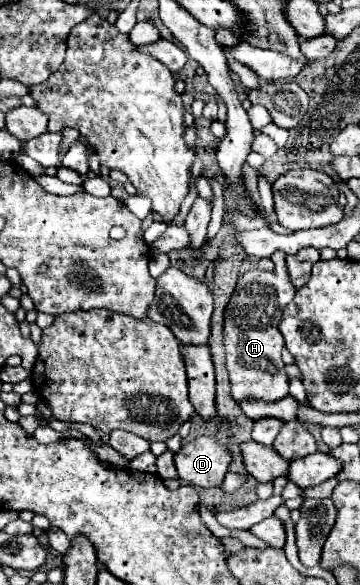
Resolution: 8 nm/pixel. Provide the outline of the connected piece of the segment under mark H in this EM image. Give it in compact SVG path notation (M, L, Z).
M273 254L275 272L263 270L247 270L239 276L235 292L225 306L223 320L223 346L225 346L225 366L231 382L231 396L237 402L243 400L265 400L275 402L289 394L289 380L285 372L285 364L281 360L281 350L285 346L283 336L279 332L279 322L283 314L283 306L287 306L295 288L287 276L285 254Z

